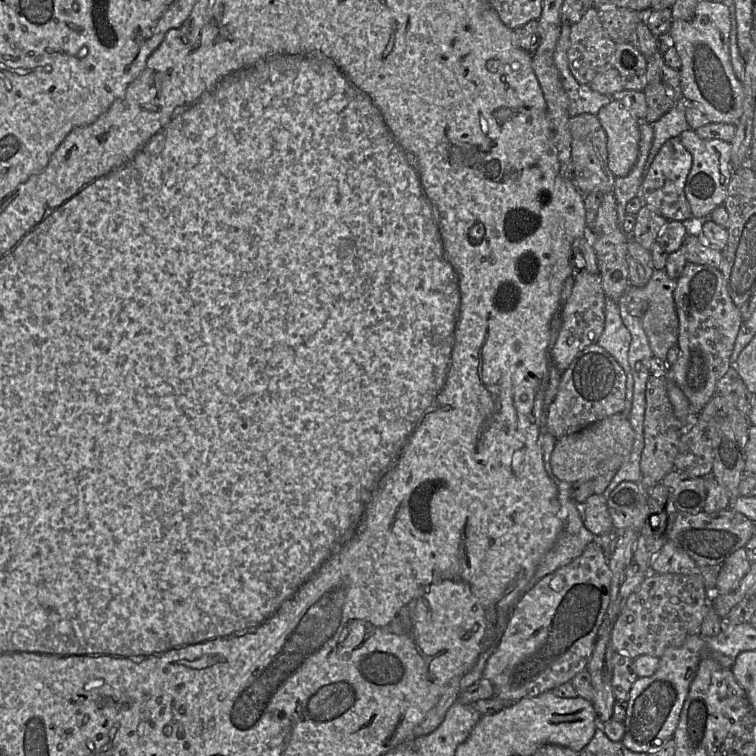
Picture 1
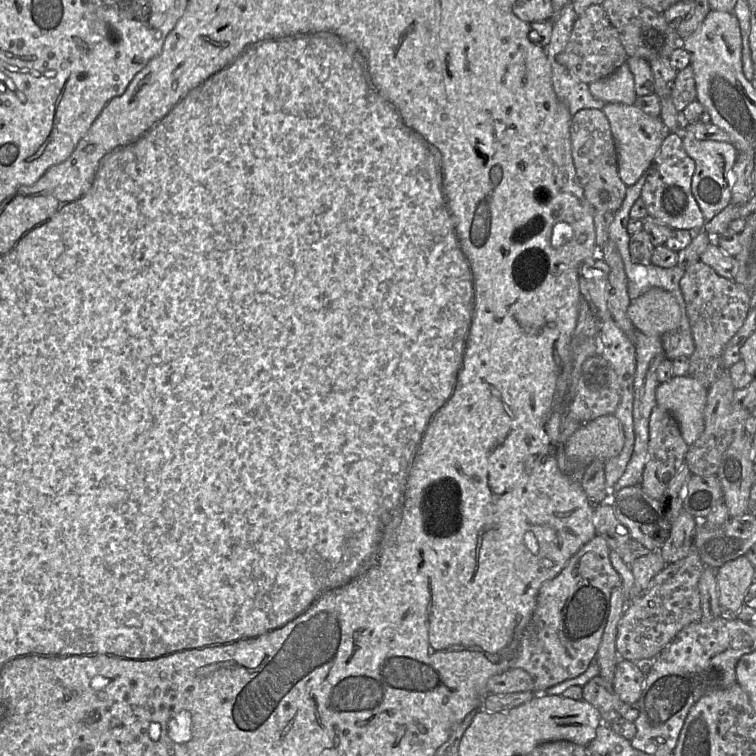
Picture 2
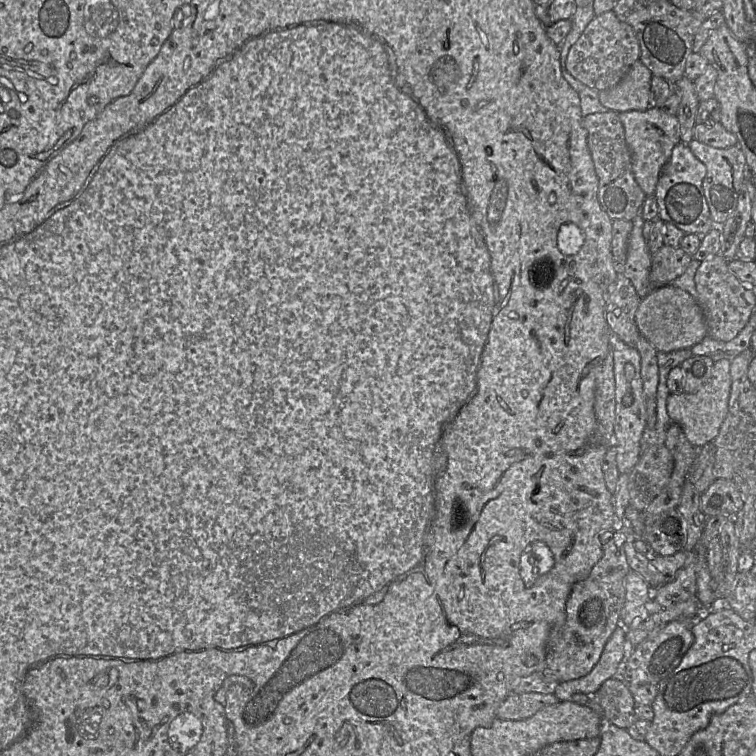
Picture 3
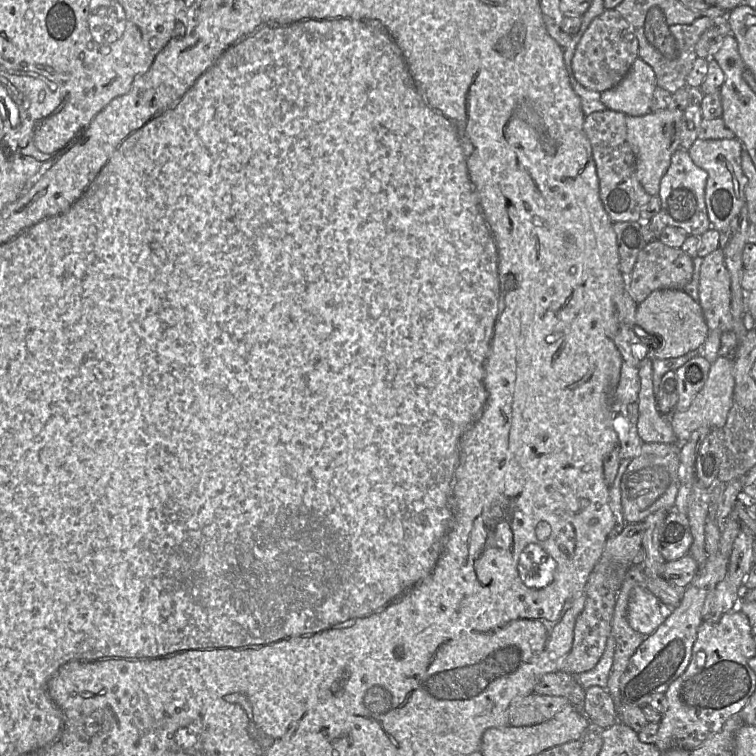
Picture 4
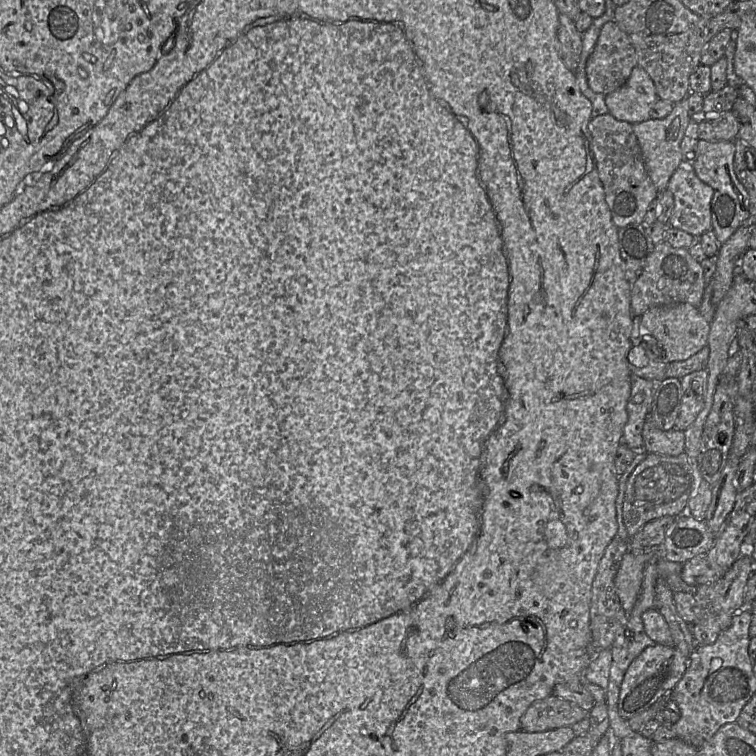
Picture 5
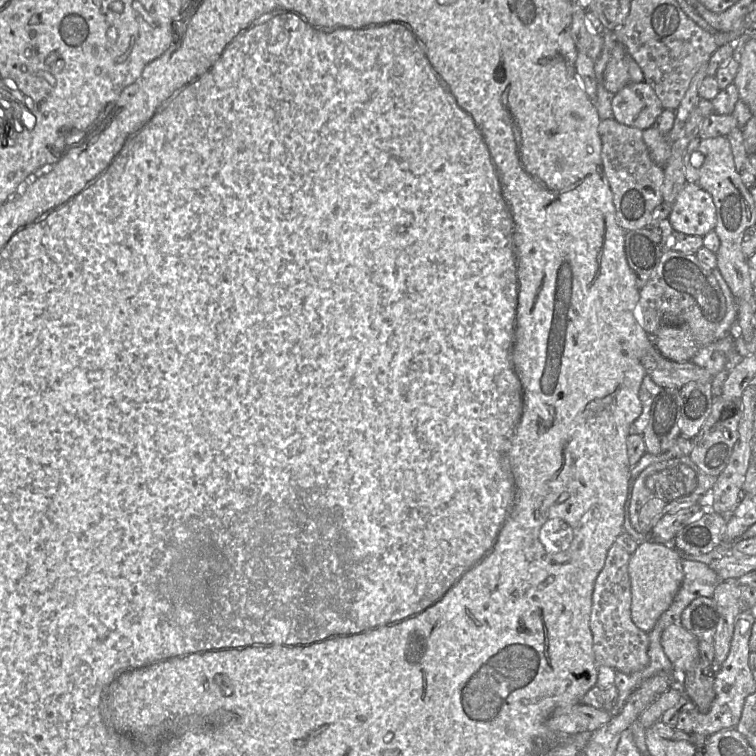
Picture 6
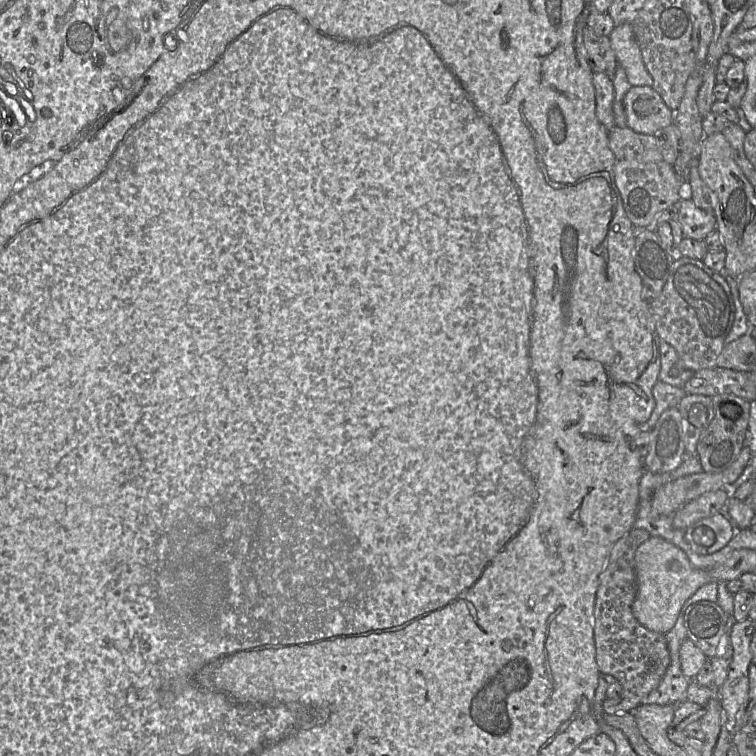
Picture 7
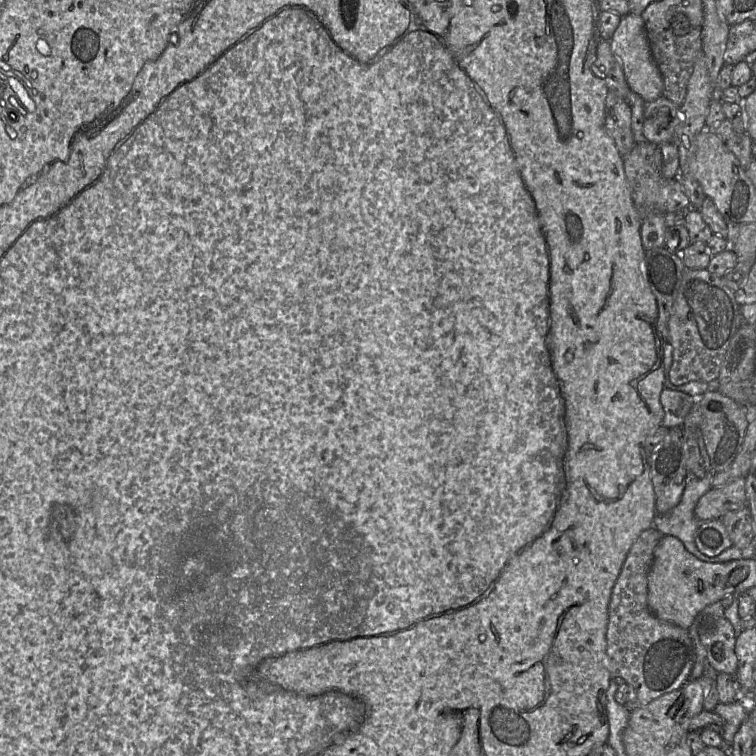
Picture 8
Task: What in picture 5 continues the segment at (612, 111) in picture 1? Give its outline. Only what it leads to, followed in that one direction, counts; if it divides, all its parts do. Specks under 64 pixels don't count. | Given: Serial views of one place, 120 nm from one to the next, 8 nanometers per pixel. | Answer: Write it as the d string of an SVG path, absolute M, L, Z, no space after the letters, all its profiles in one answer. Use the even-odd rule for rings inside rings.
M686 98L674 104L672 112L663 119L648 119L633 124L647 173L658 191L667 189L673 173L682 162L681 141L692 117L688 112Z

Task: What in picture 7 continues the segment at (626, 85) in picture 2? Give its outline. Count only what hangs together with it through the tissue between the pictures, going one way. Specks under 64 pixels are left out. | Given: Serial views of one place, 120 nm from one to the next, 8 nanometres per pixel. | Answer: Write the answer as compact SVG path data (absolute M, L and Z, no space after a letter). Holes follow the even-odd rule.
M632 86L624 96L623 106L627 127L637 133L654 136L658 130L674 124L675 112L664 103L651 86Z

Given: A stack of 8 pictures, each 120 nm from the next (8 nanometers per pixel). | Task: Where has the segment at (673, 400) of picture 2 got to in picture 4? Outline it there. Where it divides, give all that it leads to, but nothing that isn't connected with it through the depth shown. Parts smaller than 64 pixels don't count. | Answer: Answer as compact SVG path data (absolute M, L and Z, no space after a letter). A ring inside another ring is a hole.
M719 356L711 364L706 384L696 395L690 407L683 412L674 410L670 417L670 424L678 442L687 442L691 434L700 427L710 429L723 428L733 402L735 380L733 375L734 363L728 356Z

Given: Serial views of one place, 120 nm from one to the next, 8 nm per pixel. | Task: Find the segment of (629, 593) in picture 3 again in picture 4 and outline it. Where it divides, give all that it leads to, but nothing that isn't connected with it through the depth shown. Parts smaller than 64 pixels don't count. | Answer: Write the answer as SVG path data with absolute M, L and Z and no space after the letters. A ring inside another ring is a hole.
M638 584L630 592L627 621L634 631L648 636L664 622L668 610L645 585Z

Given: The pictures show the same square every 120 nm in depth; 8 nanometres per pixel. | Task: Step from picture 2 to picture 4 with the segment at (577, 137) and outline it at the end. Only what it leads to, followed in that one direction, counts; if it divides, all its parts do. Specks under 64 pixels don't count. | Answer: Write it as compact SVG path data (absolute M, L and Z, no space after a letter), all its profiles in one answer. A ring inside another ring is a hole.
M606 109L585 117L584 131L590 141L605 211L614 222L639 222L649 195L637 178L636 157L627 139L626 115Z

